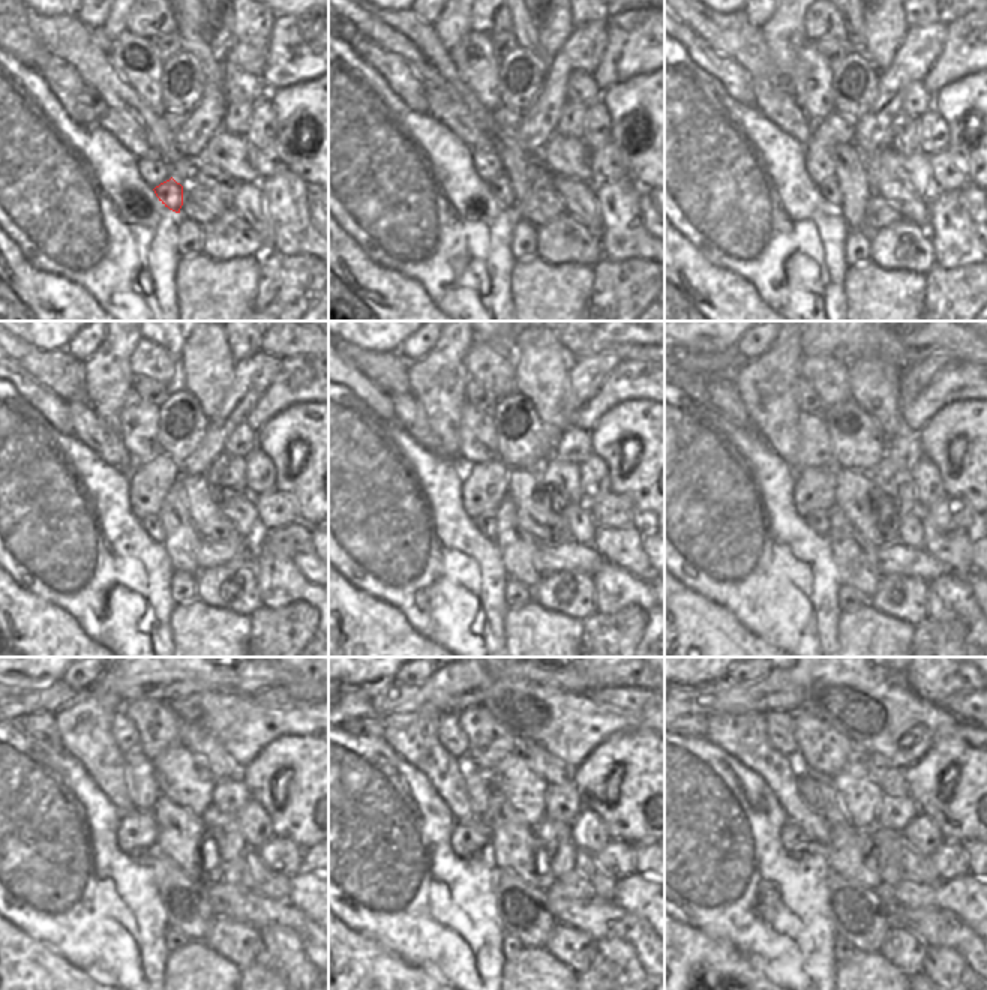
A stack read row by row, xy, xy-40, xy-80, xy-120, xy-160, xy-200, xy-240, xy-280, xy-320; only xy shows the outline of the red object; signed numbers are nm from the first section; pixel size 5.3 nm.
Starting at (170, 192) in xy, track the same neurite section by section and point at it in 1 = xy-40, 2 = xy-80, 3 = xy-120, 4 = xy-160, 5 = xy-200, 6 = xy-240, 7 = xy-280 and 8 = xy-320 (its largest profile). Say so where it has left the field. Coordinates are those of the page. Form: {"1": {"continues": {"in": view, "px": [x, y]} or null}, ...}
{"1": {"continues": {"in": "xy-40", "px": [500, 188]}}, "2": {"continues": {"in": "xy-80", "px": [828, 189]}}, "3": {"continues": {"in": "xy-120", "px": [152, 525]}}, "4": {"continues": {"in": "xy-160", "px": [485, 522]}}, "5": {"continues": {"in": "xy-200", "px": [818, 522]}}, "6": {"continues": {"in": "xy-240", "px": [144, 857]}}, "7": {"continues": {"in": "xy-280", "px": [482, 854]}}, "8": {"continues": {"in": "xy-320", "px": [807, 849]}}}

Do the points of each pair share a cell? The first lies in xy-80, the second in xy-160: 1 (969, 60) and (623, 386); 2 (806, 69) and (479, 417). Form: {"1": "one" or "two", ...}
{"1": "one", "2": "one"}

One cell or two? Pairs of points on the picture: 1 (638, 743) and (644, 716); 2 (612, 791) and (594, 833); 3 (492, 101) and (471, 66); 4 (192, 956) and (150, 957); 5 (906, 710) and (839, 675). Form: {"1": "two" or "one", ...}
{"1": "two", "2": "two", "3": "one", "4": "two", "5": "one"}

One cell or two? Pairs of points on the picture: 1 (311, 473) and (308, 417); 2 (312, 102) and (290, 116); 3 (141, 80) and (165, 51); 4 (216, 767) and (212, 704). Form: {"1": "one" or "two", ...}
{"1": "one", "2": "one", "3": "two", "4": "two"}

